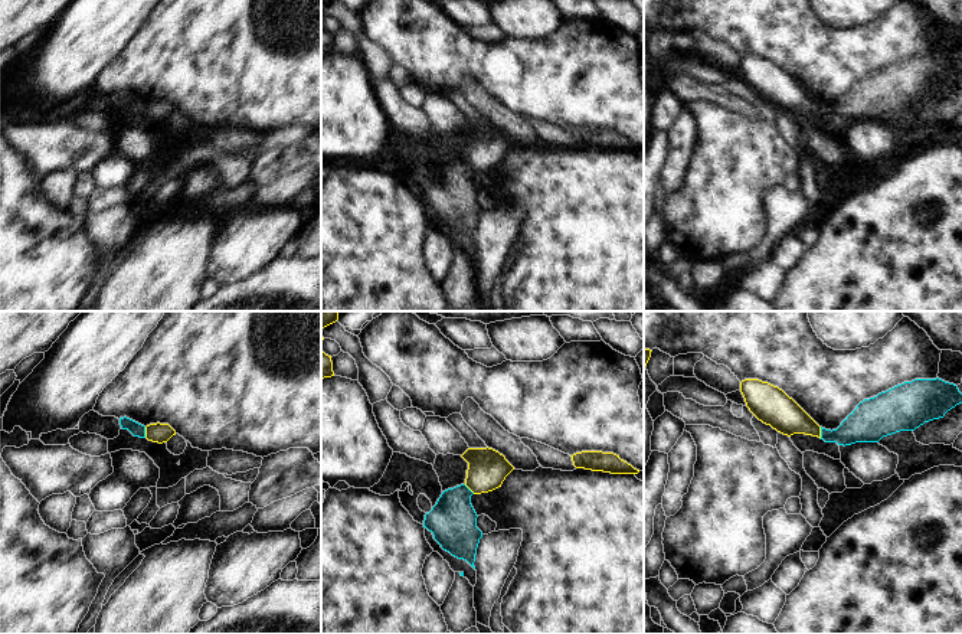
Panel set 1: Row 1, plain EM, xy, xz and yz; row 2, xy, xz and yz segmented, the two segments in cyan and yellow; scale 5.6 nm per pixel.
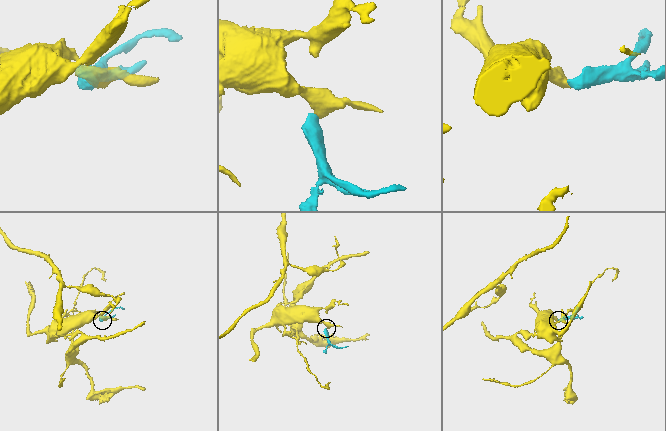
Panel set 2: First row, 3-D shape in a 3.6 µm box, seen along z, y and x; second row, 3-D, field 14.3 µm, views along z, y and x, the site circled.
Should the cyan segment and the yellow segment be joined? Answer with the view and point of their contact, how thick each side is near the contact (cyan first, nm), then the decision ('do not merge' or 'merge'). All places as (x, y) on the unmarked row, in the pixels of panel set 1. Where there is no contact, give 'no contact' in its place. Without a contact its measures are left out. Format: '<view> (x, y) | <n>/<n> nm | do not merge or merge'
xy (144, 110) | 80/110 nm | do not merge

